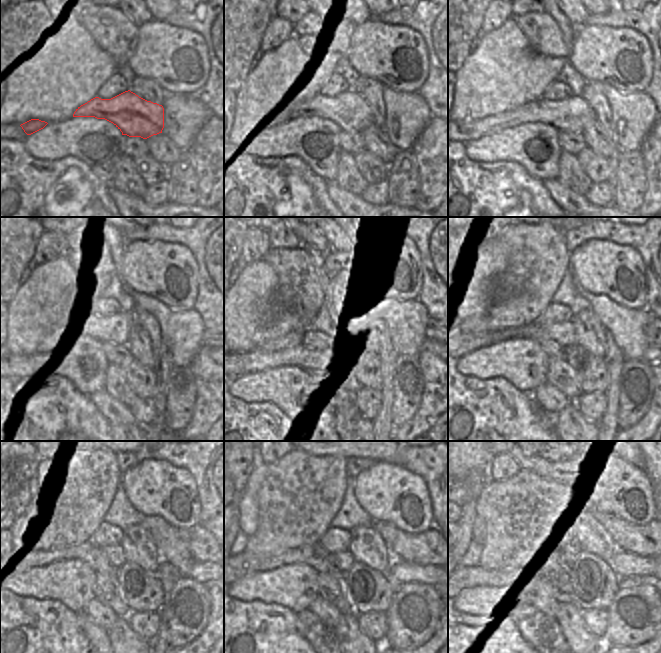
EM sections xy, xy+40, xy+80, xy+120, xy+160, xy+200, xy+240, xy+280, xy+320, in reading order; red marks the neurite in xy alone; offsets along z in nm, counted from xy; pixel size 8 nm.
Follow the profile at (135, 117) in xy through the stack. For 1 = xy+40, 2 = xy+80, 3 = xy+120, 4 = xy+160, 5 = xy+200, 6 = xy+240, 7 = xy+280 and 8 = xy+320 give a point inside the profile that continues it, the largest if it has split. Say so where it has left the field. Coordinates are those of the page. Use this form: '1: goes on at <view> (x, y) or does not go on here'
1: goes on at xy+40 (350, 111)
2: goes on at xy+80 (568, 114)
3: goes on at xy+120 (115, 329)
4: goes on at xy+160 (339, 330)
5: goes on at xy+200 (564, 333)
6: goes on at xy+240 (115, 554)
7: goes on at xy+280 (338, 558)
8: goes on at xy+320 (567, 558)

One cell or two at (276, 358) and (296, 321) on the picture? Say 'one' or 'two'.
two

